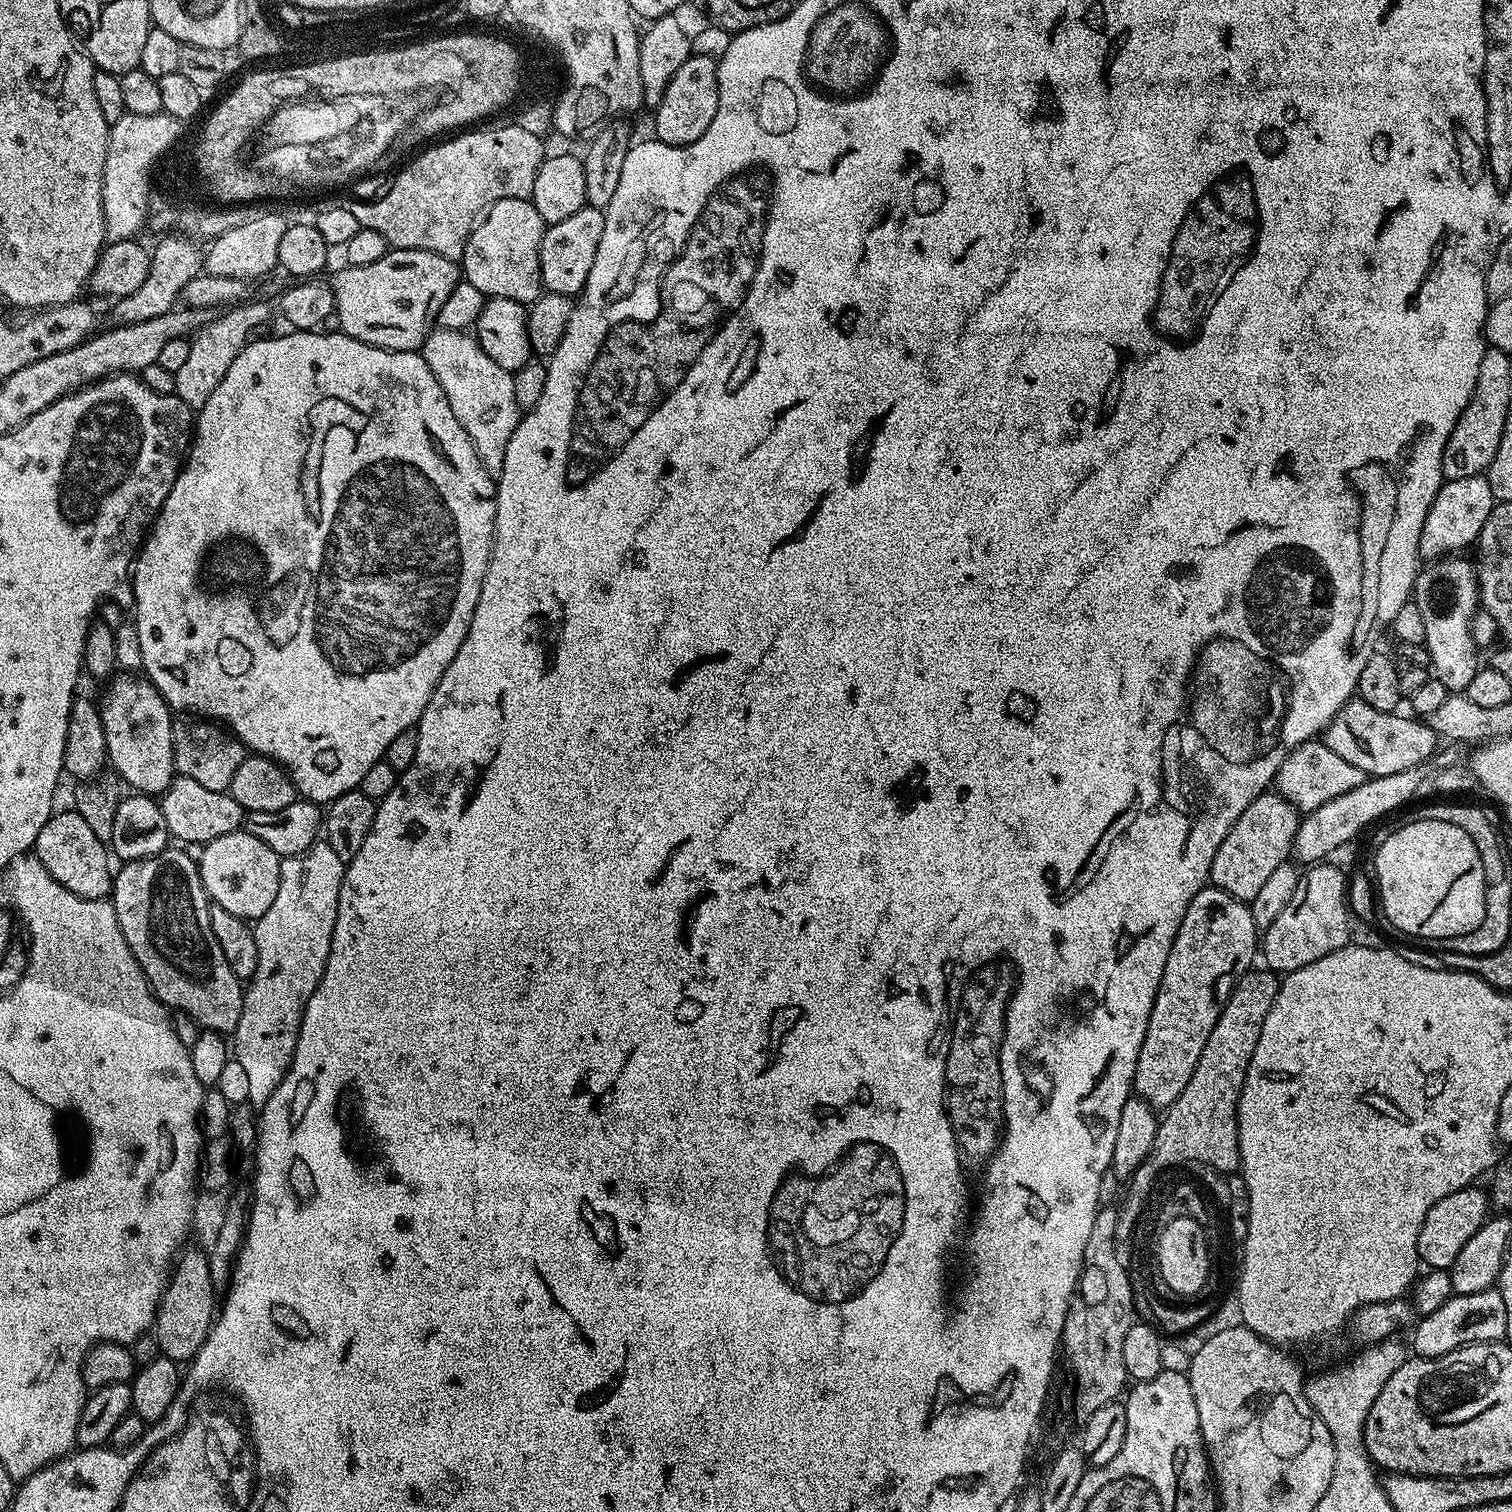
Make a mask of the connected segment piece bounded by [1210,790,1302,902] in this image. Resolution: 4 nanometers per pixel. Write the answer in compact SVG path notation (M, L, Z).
M1275 790L1264 792L1234 822L1234 826L1222 838L1218 854L1210 866L1210 880L1213 885L1234 898L1250 902L1258 894L1258 889L1270 878L1273 870L1278 870L1293 855L1295 834L1301 822L1301 813L1285 796Z

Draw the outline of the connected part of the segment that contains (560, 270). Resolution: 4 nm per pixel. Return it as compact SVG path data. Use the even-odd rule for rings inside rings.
M585 206L574 210L570 218L545 227L540 243L540 282L544 292L579 297L586 278L590 278L590 266L594 266L594 254L598 254L598 242L602 242L603 225L603 211Z

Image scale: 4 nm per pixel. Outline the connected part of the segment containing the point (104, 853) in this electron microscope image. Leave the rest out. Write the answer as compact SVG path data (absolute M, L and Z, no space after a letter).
M75 810L64 813L52 813L52 817L38 830L38 838L34 845L34 855L46 866L46 870L70 894L87 900L103 900L112 891L114 879L113 865L108 865L110 852L106 844L100 841L90 830L85 819Z

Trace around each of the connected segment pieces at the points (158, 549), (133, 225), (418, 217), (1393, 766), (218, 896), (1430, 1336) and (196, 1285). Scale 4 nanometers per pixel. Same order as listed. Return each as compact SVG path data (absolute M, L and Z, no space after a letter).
M288 330L285 336L272 334L267 338L253 339L245 344L238 358L234 358L230 370L226 370L226 378L218 382L218 390L210 394L206 406L199 409L194 420L194 439L186 453L186 459L134 561L134 571L130 579L134 609L136 608L134 623L138 630L138 642L142 646L143 671L147 679L151 680L160 691L169 708L173 710L181 708L184 711L181 713L211 718L226 726L227 731L243 742L245 749L264 757L271 757L283 765L290 773L297 793L303 799L310 800L313 804L327 806L342 794L359 789L362 778L366 778L366 770L370 770L370 766L384 759L386 746L390 746L390 742L394 742L394 738L398 738L402 730L416 728L419 725L420 715L426 710L442 674L446 674L446 666L454 662L454 654L458 654L470 630L470 622L478 606L478 594L482 594L482 582L486 578L488 559L492 557L492 542L495 535L496 480L482 466L466 430L462 430L458 418L454 418L454 410L450 410L450 402L442 386L438 386L438 378L434 378L434 370L426 366L424 357L419 351L391 352L388 348L375 348L366 342L358 342L339 331Z
M125 112L118 122L110 125L108 130L108 153L102 178L102 210L104 211L104 234L109 241L130 240L137 235L136 231L143 229L148 215L148 194L150 181L153 179L153 168L164 153L176 144L180 136L181 121L163 112L147 116L146 114L130 114Z
M519 123L504 124L501 128L484 127L488 126L461 131L451 138L441 139L428 146L433 148L428 148L421 156L414 157L393 178L392 185L385 190L384 196L377 200L347 201L350 214L358 218L361 228L378 230L378 234L386 238L389 249L426 250L447 260L463 261L466 242L488 207L502 198L529 199L534 190L534 178L538 178L538 170L546 159L545 141L539 136L529 134L527 130L522 130Z
M1353 698L1345 702L1342 710L1338 710L1336 717L1324 729L1322 739L1330 750L1334 750L1334 754L1358 766L1365 777L1396 774L1426 763L1438 751L1438 737L1431 723L1421 722L1411 715L1400 715L1374 710L1374 706L1366 706L1366 702Z
M241 830L222 834L222 838L214 838L200 849L200 881L204 883L212 904L230 910L230 914L238 918L255 922L270 910L270 902L274 902L274 894L278 894L281 859L278 853L266 846L266 842L250 832Z
M1496 1286L1478 1294L1453 1294L1434 1310L1434 1314L1420 1316L1415 1328L1416 1333L1412 1336L1415 1355L1425 1360L1445 1356L1468 1344L1495 1344L1506 1337L1506 1302L1502 1302L1502 1294Z
M196 1248L189 1252L181 1251L160 1294L160 1306L156 1310L154 1335L161 1356L177 1362L191 1362L196 1357L214 1323L212 1299L215 1296L218 1296L218 1289L211 1282L207 1255Z

